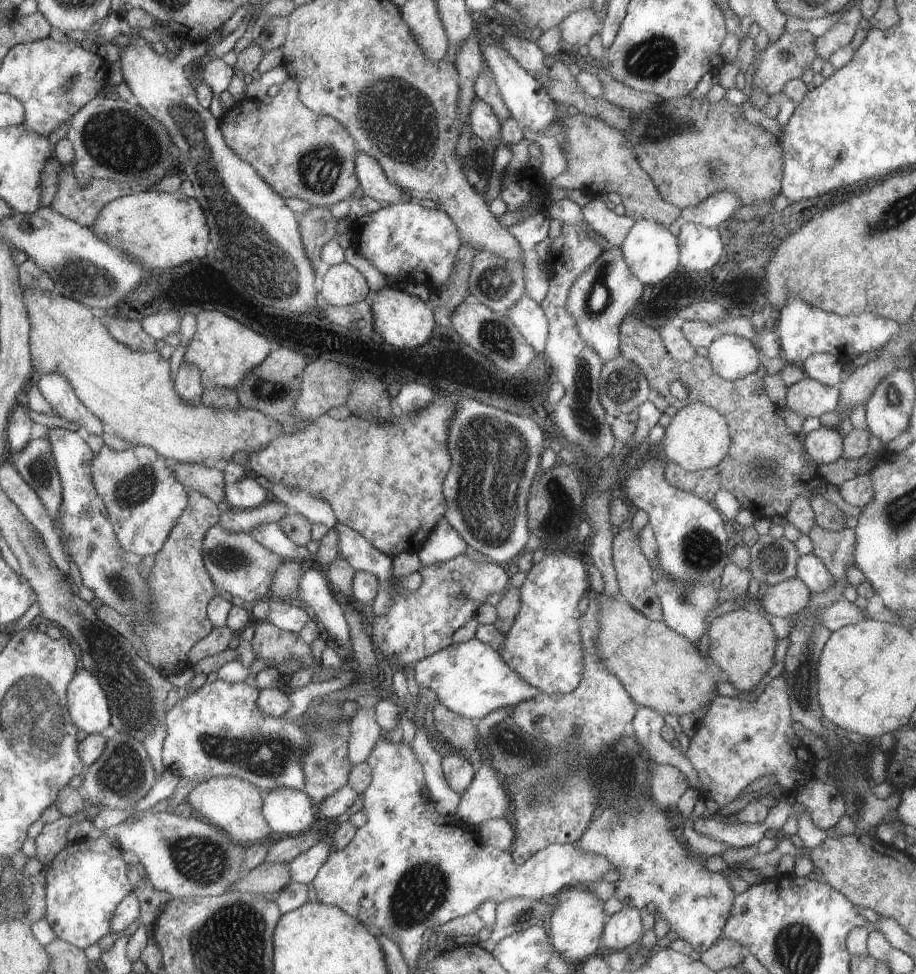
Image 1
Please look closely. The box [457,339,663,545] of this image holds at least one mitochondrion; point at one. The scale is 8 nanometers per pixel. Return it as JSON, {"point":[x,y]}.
{"point":[587,421]}

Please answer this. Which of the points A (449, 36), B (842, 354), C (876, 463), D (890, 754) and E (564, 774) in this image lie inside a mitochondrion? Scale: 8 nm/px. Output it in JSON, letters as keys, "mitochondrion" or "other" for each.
{"A":"other","B":"other","C":"other","D":"other","E":"mitochondrion"}

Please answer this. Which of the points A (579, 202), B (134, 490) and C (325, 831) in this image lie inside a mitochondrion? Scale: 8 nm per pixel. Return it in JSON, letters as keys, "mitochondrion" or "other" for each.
{"A":"other","B":"mitochondrion","C":"other"}

